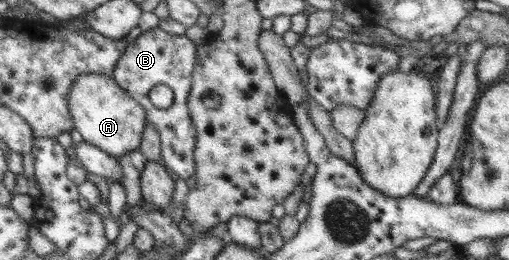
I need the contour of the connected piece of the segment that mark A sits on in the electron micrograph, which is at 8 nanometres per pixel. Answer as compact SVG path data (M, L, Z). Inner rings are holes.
M85 74L76 78L68 94L72 123L83 140L118 159L125 153L138 150L142 132L147 126L145 109L128 95L113 77L102 74Z

